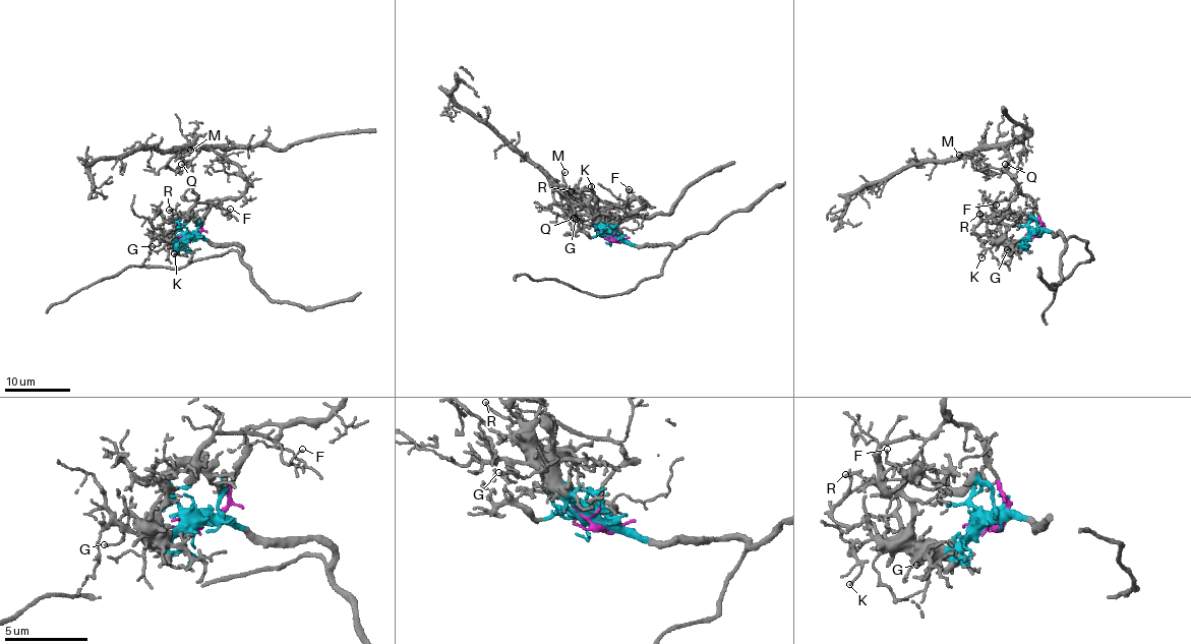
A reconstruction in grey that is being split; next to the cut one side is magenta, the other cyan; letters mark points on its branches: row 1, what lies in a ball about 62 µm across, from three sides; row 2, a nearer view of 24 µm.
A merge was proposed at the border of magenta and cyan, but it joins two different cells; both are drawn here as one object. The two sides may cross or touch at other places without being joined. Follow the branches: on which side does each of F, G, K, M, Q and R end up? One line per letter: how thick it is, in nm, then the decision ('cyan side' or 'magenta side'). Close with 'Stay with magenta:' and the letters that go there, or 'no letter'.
F: calibre 100 nm; magenta side
G: calibre 130 nm; cyan side
K: calibre 90 nm; cyan side
M: calibre 120 nm; magenta side
Q: calibre 110 nm; magenta side
R: calibre 110 nm; cyan side
Stay with magenta: F, M, Q

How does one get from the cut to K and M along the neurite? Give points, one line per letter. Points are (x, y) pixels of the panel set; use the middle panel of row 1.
K: (612, 237), (606, 234), (591, 212), (591, 205), (580, 193), (591, 186)
M: (612, 239), (622, 239), (616, 227), (623, 217), (637, 213), (638, 200), (585, 207), (568, 192), (564, 172)

